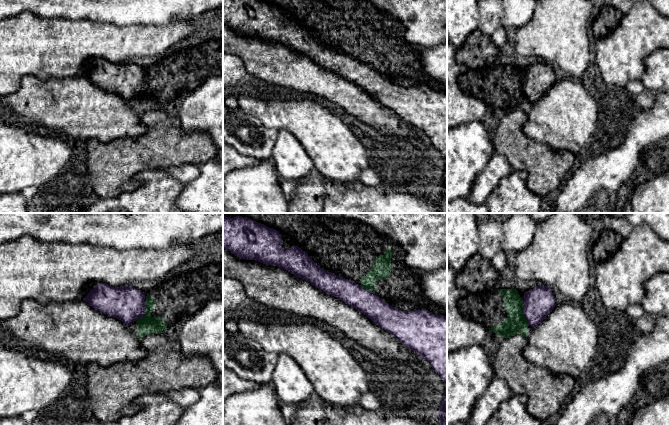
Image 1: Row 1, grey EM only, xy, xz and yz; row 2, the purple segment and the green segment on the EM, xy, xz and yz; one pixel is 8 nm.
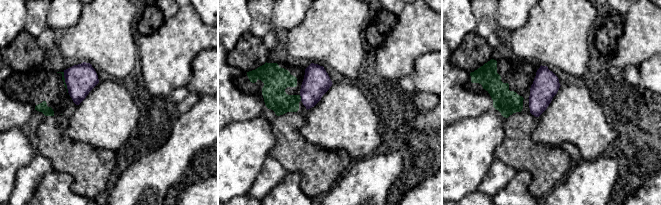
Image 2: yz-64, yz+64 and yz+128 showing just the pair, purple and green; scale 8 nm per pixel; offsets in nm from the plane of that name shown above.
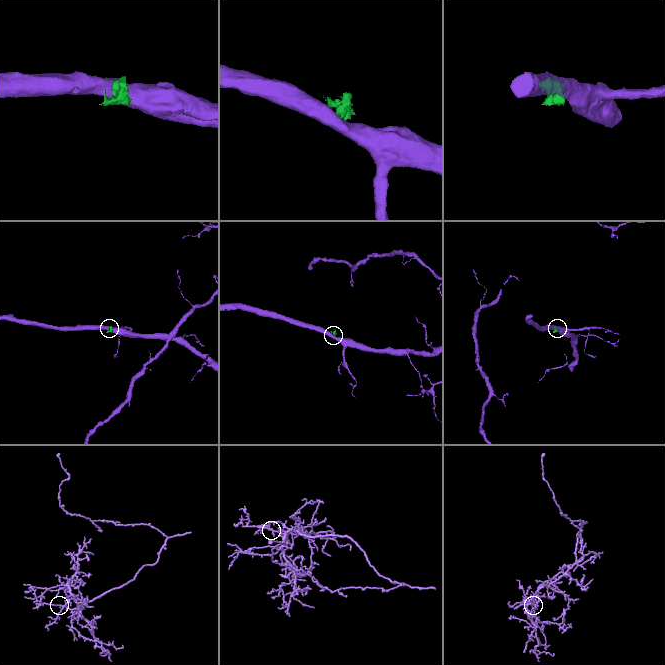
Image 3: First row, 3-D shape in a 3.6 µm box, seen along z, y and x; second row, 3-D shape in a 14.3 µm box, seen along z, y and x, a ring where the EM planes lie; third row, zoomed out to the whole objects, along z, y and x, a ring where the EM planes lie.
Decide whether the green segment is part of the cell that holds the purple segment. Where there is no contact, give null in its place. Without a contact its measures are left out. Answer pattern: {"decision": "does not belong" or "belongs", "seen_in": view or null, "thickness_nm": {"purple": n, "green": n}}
{"decision": "does not belong", "seen_in": "yz", "thickness_nm": {"purple": 240, "green": 170}}

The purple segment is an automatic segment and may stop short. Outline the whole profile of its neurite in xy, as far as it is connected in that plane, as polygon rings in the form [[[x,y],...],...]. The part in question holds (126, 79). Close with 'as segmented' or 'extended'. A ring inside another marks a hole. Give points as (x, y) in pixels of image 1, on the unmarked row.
[[[98,59],[83,76],[127,102],[145,91],[145,69],[129,61],[113,63]]] | as segmented

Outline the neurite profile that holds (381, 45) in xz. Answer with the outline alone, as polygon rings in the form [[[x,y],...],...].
[[[264,0],[277,6],[282,16],[306,27],[324,46],[354,57],[373,68],[389,81],[402,87],[427,85],[437,91],[447,88],[424,72],[420,53],[422,46],[403,39],[397,29],[371,3],[365,0]]]

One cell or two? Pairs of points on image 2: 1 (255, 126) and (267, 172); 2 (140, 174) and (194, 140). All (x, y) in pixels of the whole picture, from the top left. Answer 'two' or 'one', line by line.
1: two
2: one

